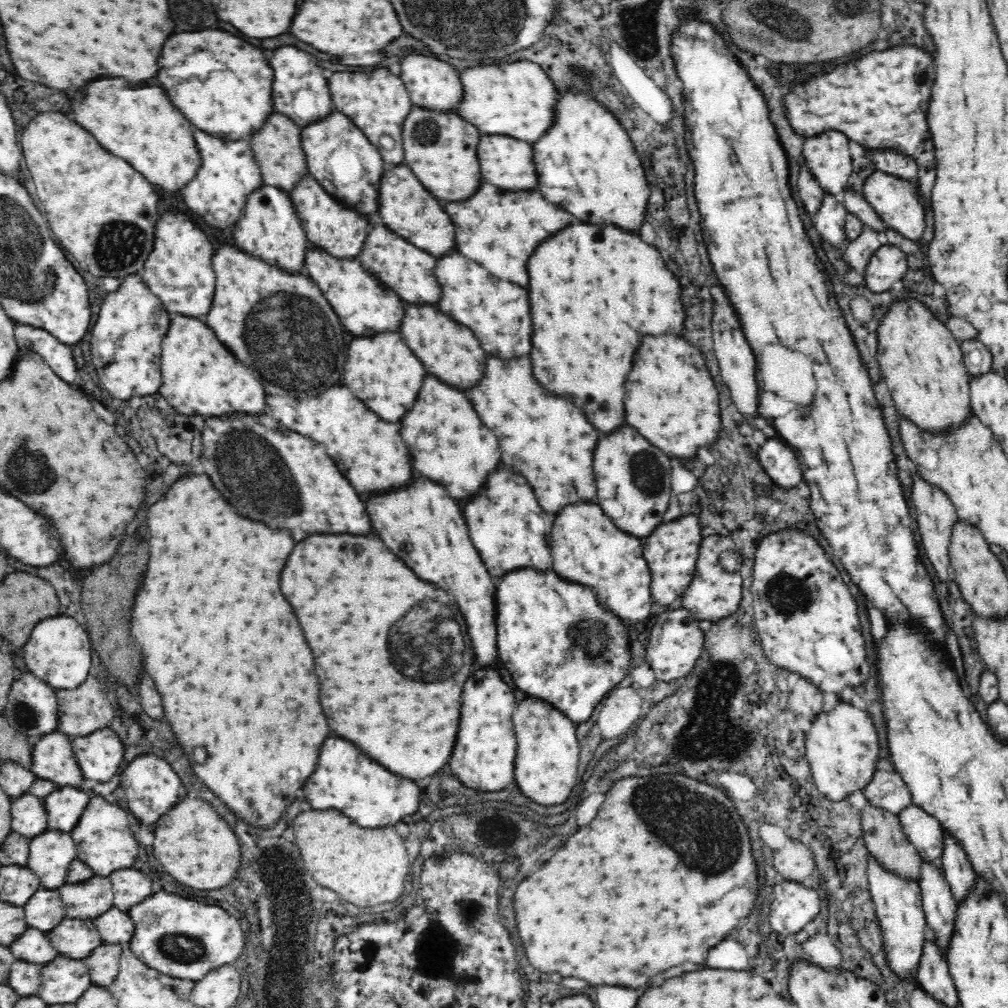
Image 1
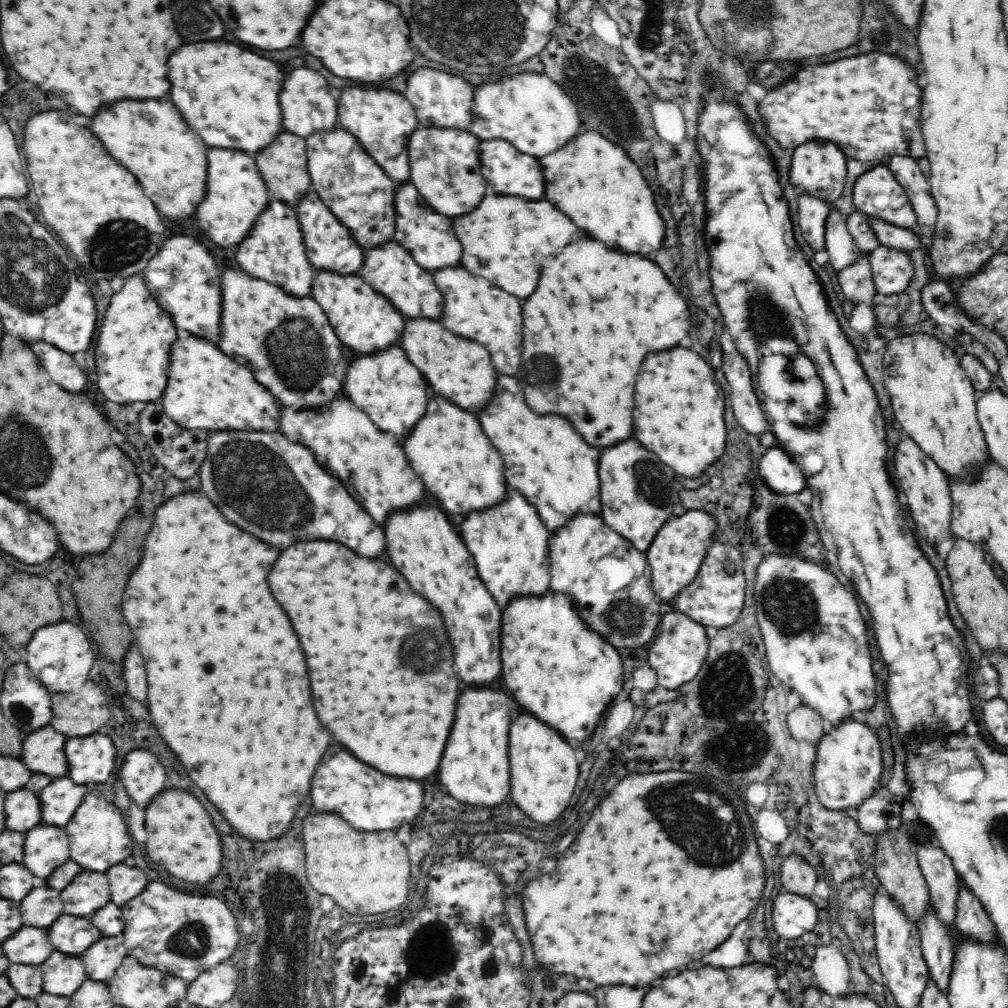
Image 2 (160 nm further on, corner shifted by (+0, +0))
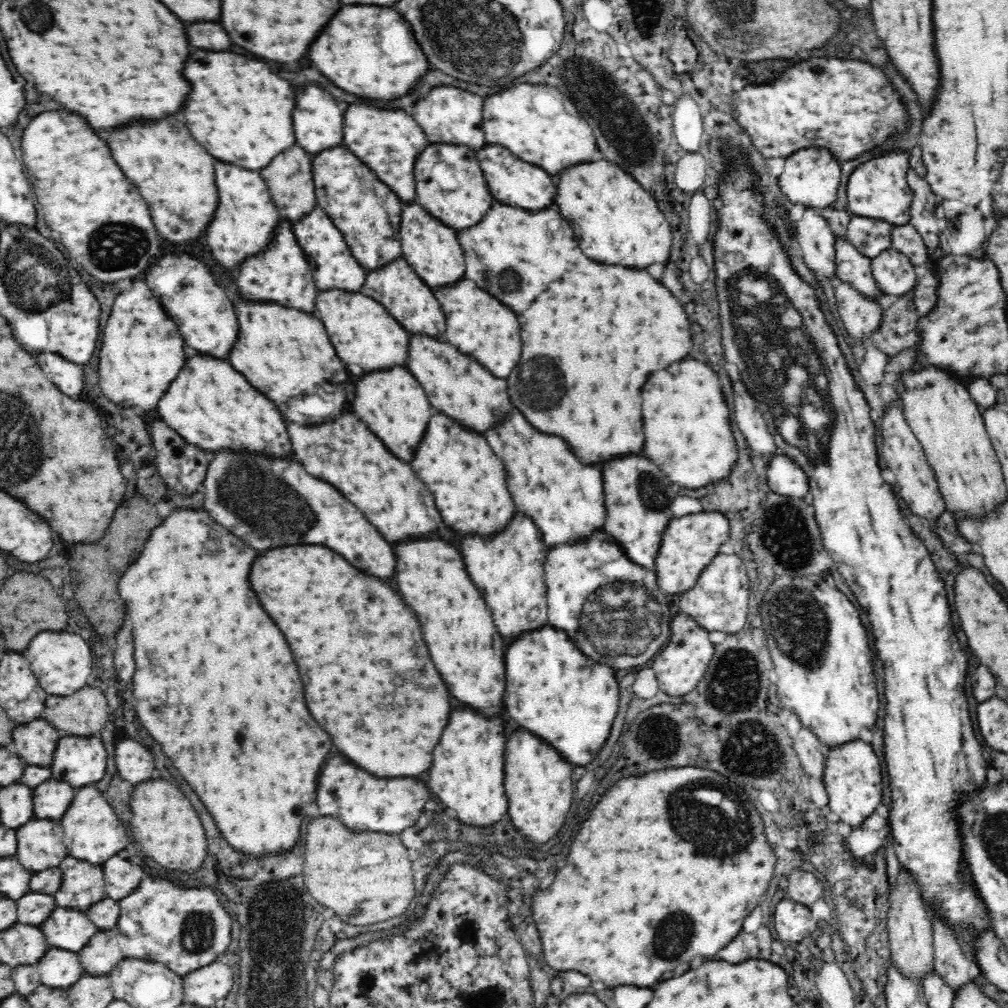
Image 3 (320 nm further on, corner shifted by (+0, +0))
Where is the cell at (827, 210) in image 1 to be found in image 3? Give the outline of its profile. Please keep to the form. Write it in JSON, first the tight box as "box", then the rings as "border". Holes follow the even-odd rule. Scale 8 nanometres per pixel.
{"box":[836,238,886,309],"border":[[[841,238],[836,239],[836,274],[839,282],[850,284],[859,294],[876,301],[885,309],[886,296],[876,285],[871,259]]]}

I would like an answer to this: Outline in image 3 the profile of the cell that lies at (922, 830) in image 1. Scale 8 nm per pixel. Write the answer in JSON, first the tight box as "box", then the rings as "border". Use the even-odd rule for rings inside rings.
{"box":[933,919,978,994],"border":[[[940,919],[933,920],[933,970],[942,977],[955,994],[970,981],[970,968],[978,968],[978,963],[964,953],[962,941],[958,941],[956,931],[944,925]]]}

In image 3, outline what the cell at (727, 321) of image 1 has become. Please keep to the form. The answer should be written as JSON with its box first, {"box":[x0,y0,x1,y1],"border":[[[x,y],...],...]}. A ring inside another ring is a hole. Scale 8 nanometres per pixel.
{"box":[732,380,778,458],"border":[[[734,380],[732,386],[734,386],[734,412],[736,412],[734,416],[736,416],[740,430],[744,432],[750,448],[756,452],[756,455],[762,458],[772,458],[778,454],[775,438],[768,430],[766,421],[757,407],[757,402],[748,394],[742,380]]]}

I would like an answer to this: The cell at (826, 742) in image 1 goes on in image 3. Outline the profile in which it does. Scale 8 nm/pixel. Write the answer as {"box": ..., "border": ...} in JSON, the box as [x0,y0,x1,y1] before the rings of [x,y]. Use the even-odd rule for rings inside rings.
{"box":[823,738,882,830],"border":[[[863,738],[830,749],[823,783],[832,817],[848,824],[852,830],[859,829],[882,803],[882,768],[872,745]]]}

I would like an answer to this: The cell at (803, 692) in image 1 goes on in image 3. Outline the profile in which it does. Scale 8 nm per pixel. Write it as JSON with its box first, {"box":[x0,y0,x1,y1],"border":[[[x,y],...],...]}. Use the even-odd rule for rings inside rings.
{"box":[794,727,830,781],"border":[[[806,727],[802,728],[794,738],[794,748],[800,756],[802,770],[808,776],[822,781],[830,748],[820,742],[820,739]]]}

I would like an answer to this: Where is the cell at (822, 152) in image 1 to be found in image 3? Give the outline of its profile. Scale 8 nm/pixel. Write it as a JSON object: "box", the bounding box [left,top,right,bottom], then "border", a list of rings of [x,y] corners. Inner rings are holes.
{"box":[777,148,841,210],"border":[[[803,148],[783,160],[783,171],[777,180],[778,187],[792,204],[802,204],[805,208],[815,210],[825,209],[837,198],[841,176],[840,162],[824,148]]]}

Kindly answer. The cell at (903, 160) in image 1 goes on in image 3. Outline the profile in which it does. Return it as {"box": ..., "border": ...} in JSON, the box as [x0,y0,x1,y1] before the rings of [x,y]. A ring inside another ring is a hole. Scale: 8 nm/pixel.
{"box":[907,168,943,256],"border":[[[912,168],[907,172],[907,181],[914,191],[909,224],[922,236],[927,249],[937,256],[940,250],[939,233],[943,226],[939,224],[935,215],[940,199],[925,177],[920,177]]]}

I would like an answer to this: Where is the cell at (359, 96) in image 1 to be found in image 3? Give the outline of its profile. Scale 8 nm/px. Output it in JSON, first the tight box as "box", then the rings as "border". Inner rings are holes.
{"box":[342,104,429,205],"border":[[[354,104],[343,110],[342,145],[364,165],[368,165],[370,171],[388,185],[404,205],[414,203],[416,191],[413,172],[416,159],[429,145],[429,140],[412,114],[402,110],[378,109],[366,104]]]}

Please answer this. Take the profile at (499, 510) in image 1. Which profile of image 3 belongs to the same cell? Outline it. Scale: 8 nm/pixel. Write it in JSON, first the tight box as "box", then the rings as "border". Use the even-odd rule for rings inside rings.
{"box":[460,514,548,644],"border":[[[516,514],[514,520],[498,536],[482,540],[478,536],[464,538],[460,544],[468,576],[476,584],[492,610],[494,624],[504,638],[504,644],[510,644],[520,634],[536,630],[547,624],[547,586],[545,581],[544,560],[548,546],[542,542],[540,530],[536,524],[522,514]]]}

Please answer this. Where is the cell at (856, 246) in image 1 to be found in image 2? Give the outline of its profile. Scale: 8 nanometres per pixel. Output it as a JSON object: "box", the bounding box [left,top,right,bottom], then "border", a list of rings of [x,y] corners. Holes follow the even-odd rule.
{"box":[837,253,878,308],"border":[[[862,253],[862,258],[856,264],[840,269],[837,279],[842,294],[853,306],[864,303],[874,308],[874,297],[878,292],[872,278],[868,253]]]}

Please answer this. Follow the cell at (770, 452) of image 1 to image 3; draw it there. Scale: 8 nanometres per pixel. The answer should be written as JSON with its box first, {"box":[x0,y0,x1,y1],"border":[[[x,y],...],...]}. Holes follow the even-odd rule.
{"box":[767,452,810,498],"border":[[[780,452],[769,459],[767,479],[770,488],[782,496],[804,498],[810,492],[809,478],[803,468]]]}

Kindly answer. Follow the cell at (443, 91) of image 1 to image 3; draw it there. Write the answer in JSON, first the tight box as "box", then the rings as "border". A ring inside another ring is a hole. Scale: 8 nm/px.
{"box":[412,85,487,152],"border":[[[442,85],[432,89],[413,106],[412,117],[424,131],[429,144],[466,145],[478,152],[487,144],[481,127],[483,99],[468,90]]]}

